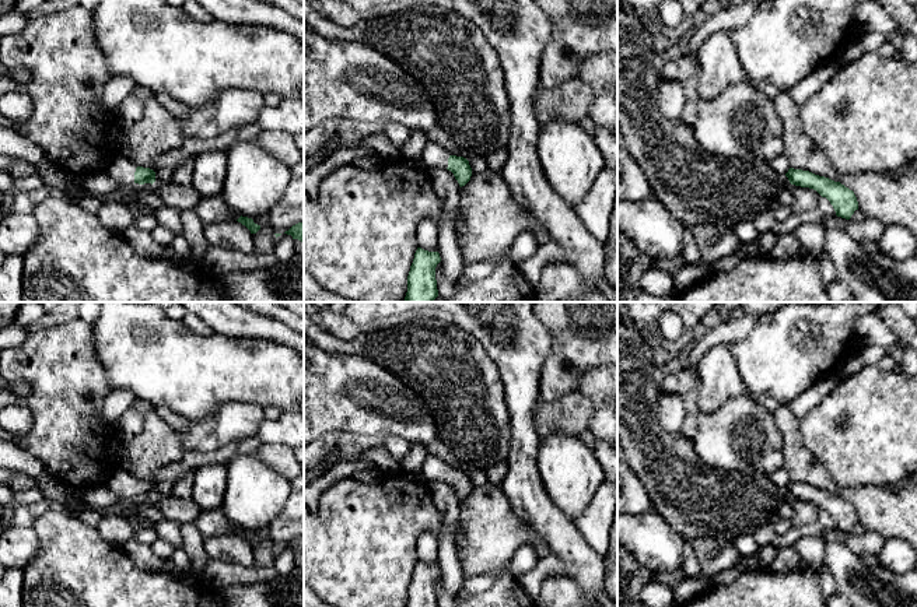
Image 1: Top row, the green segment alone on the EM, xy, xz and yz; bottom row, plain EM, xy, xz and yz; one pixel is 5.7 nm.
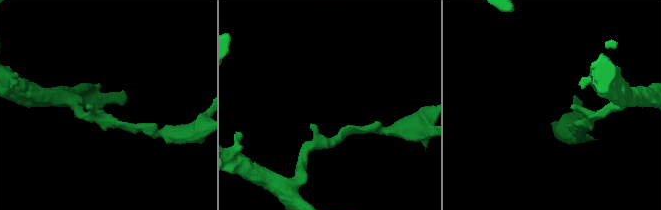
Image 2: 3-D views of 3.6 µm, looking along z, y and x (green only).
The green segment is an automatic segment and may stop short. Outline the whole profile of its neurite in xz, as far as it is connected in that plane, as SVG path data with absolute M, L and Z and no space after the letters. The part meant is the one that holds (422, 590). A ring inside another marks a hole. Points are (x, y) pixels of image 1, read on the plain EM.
M417 561L407 589L406 607L438 607L435 580L440 575L438 565Z

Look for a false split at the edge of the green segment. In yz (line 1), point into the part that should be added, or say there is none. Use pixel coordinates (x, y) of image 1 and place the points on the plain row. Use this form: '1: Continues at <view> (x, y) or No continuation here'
1: No continuation here

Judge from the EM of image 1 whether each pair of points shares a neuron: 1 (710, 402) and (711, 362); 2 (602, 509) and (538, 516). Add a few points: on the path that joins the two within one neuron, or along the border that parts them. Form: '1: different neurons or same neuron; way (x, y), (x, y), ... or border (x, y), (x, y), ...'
1: same neuron; way (711, 392), (711, 372)
2: different neurons; border (573, 522), (592, 550)

